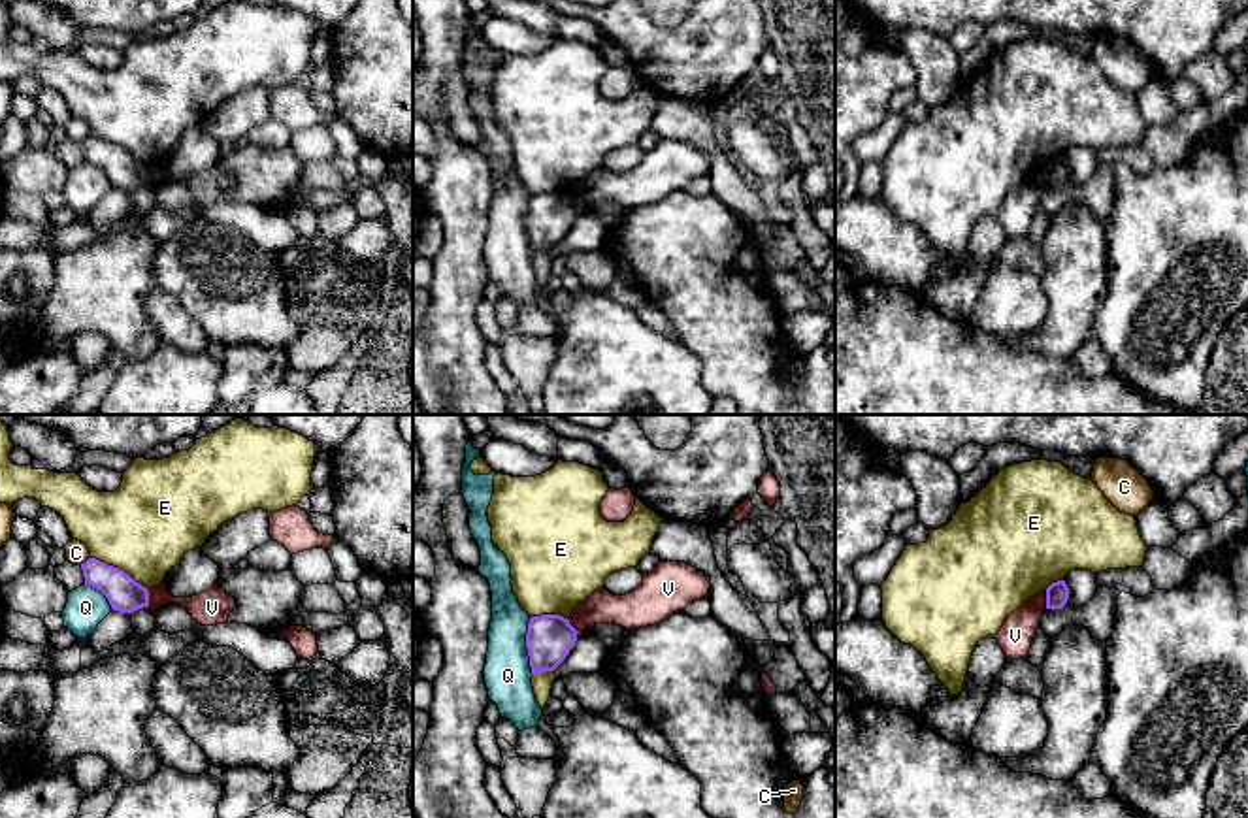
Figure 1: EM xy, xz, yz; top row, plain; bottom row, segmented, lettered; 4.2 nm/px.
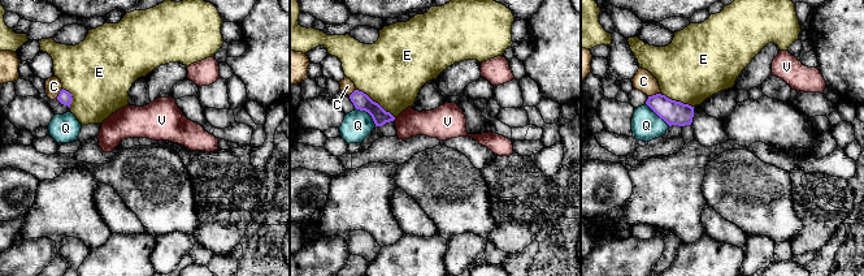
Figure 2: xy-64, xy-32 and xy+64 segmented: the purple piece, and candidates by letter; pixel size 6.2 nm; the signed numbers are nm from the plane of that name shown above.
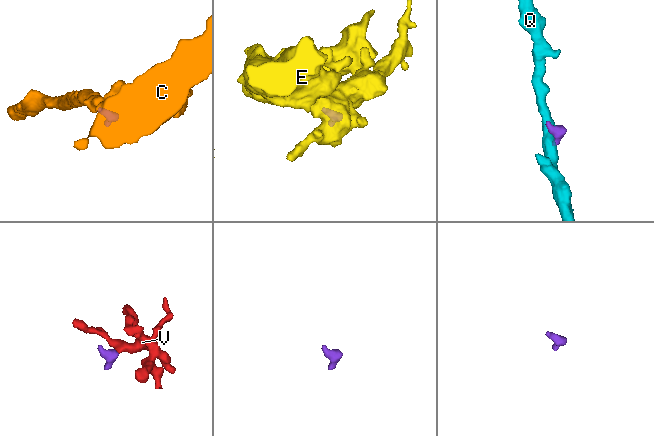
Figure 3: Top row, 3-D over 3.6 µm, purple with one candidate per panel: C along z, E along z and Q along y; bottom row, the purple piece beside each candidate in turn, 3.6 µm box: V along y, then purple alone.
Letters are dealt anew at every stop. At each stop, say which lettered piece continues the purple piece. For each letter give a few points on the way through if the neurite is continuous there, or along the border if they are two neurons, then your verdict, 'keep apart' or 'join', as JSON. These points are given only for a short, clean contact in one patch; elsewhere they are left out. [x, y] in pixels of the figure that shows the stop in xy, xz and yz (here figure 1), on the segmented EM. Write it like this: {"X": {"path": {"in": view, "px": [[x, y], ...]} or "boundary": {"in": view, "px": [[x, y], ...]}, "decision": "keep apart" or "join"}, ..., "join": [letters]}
{"C": {"boundary": {"in": "xy", "px": [[89, 556], [80, 564]]}, "decision": "keep apart"}, "E": {"boundary": {"in": "xy", "px": [[91, 556], [121, 568], [147, 590]]}, "decision": "keep apart"}, "Q": {"boundary": {"in": "xz", "px": [[530, 617], [526, 654], [532, 675]]}, "decision": "keep apart"}, "V": {"boundary": {"in": "yz", "px": [[1045, 590], [1047, 607]]}, "decision": "keep apart"}, "join": []}

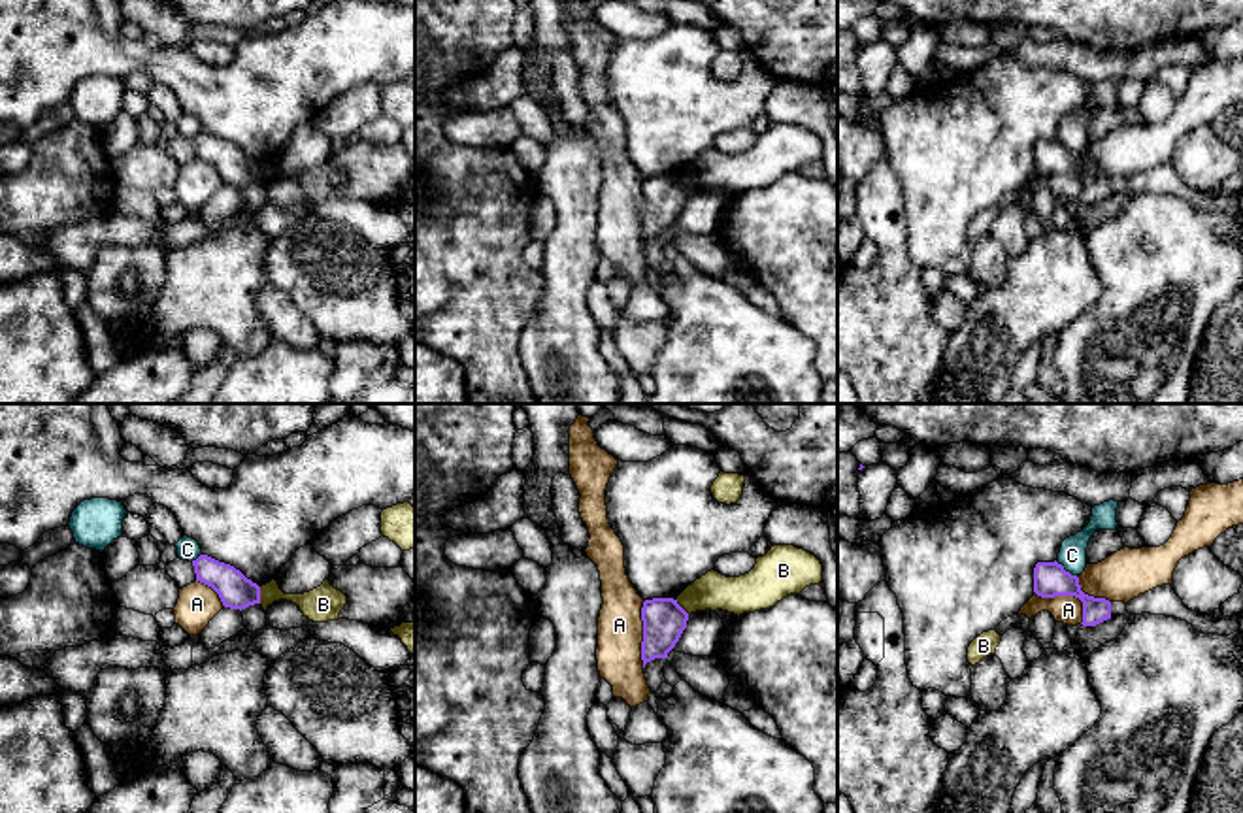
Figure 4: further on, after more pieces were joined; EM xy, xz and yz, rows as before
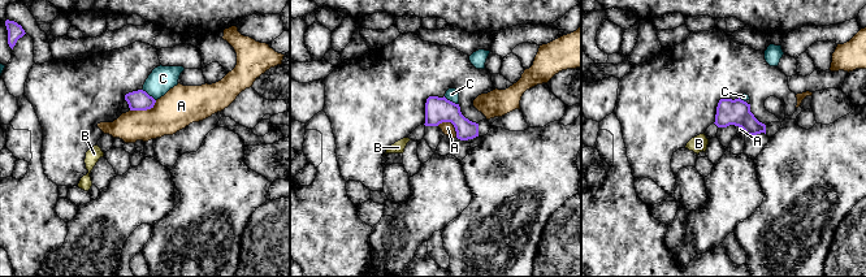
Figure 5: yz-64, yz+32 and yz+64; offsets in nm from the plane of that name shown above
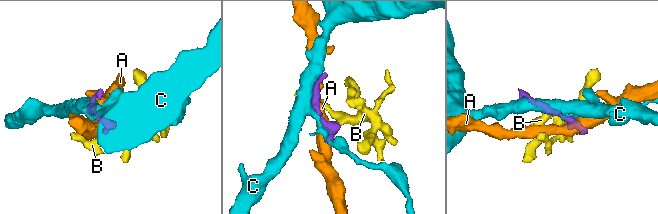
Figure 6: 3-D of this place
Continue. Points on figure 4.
{"A": {"boundary": {"in": "yz", "px": [[1034, 591], [1042, 597], [1076, 597], [1081, 602], [1083, 621]]}, "decision": "keep apart"}, "B": {"boundary": {"in": "xy", "px": [[259, 587], [261, 602]]}, "decision": "keep apart"}, "C": {"decision": "keep apart"}, "join": []}

